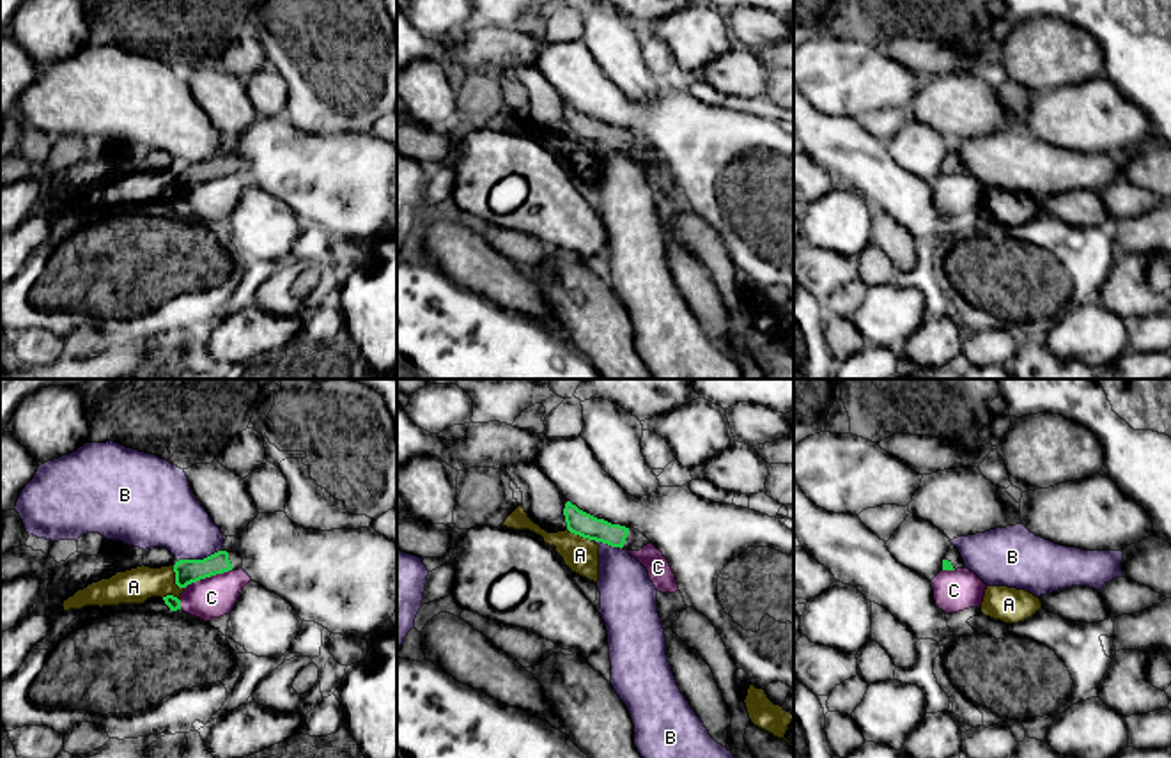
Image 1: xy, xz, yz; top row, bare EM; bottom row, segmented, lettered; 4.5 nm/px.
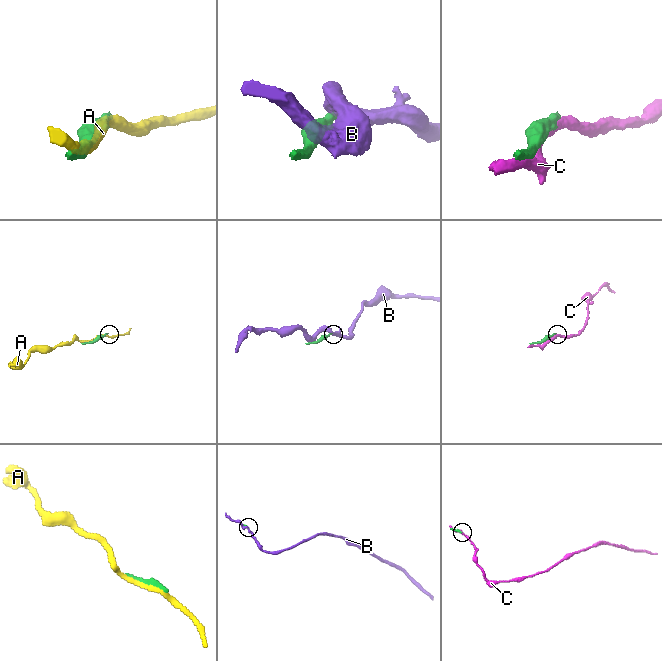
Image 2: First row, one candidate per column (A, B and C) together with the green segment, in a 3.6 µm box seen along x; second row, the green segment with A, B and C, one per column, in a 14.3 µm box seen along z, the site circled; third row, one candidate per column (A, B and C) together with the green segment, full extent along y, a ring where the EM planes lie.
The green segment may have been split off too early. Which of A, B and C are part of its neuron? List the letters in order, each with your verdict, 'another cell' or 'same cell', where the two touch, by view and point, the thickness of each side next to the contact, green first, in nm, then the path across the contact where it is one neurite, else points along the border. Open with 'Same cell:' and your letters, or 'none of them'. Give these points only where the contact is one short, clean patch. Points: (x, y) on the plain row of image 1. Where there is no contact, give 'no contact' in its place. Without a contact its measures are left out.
Same cell: none of them
A: another cell | xy (176, 181) | 110/160 nm
B: another cell | xy (199, 163) | 110/300 nm | along xy (220, 153), (202, 162), (181, 162), (178, 165)
C: another cell | xy (208, 179) | 110/190 nm

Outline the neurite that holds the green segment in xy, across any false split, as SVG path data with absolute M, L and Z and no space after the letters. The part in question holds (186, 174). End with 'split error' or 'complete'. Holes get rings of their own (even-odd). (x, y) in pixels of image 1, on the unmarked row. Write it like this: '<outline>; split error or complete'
M218 154L204 163L179 163L174 168L175 188L186 191L200 182L243 172L239 156Z; split error

